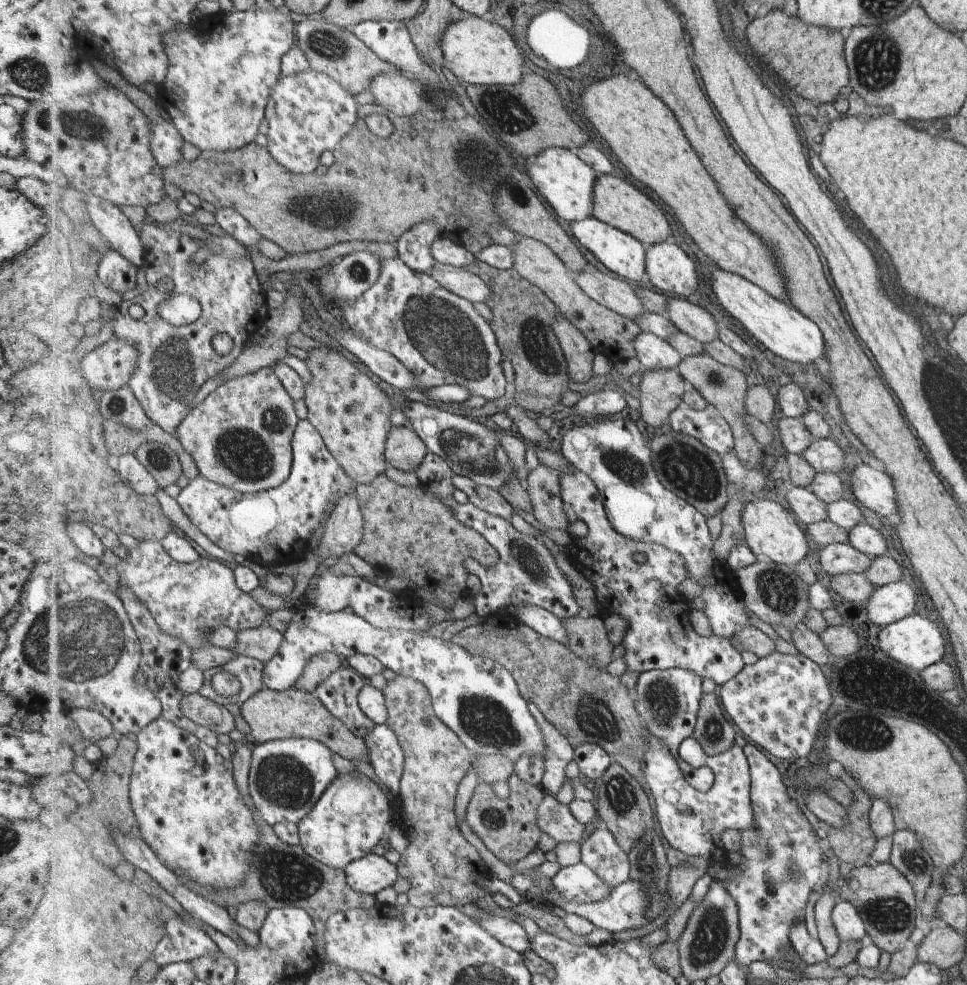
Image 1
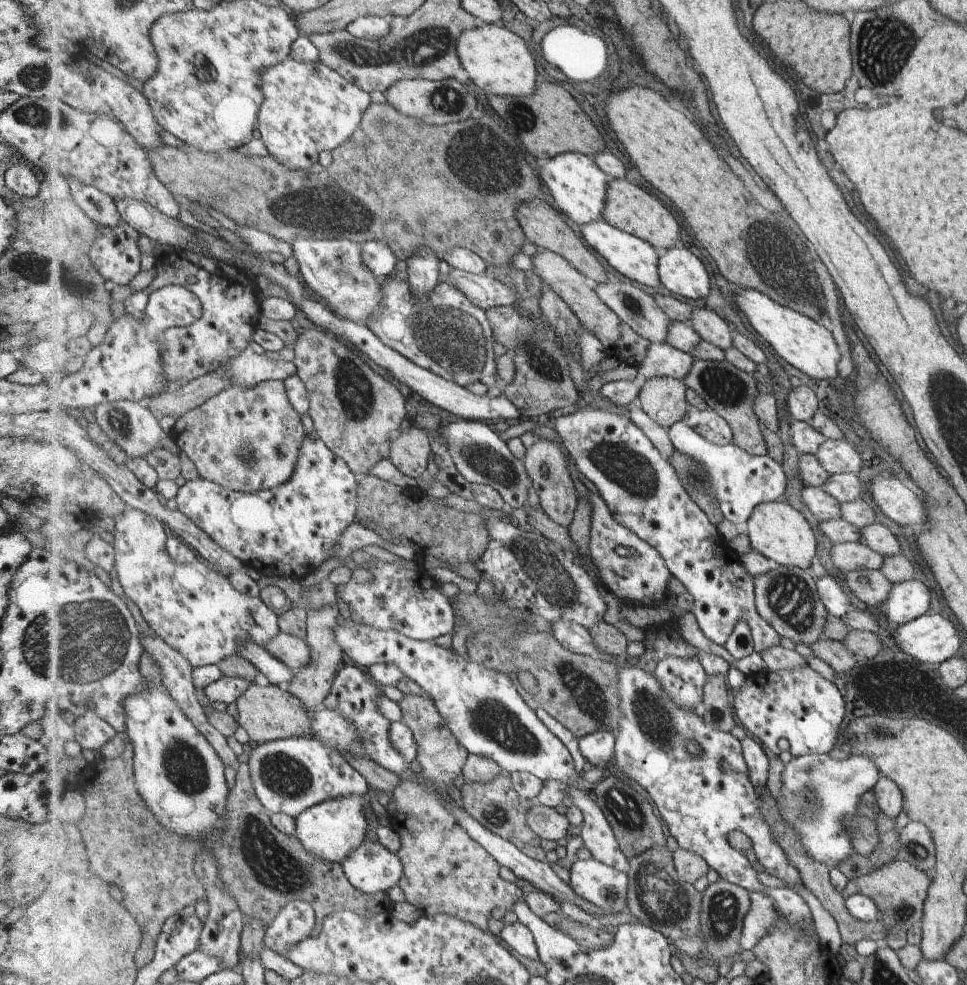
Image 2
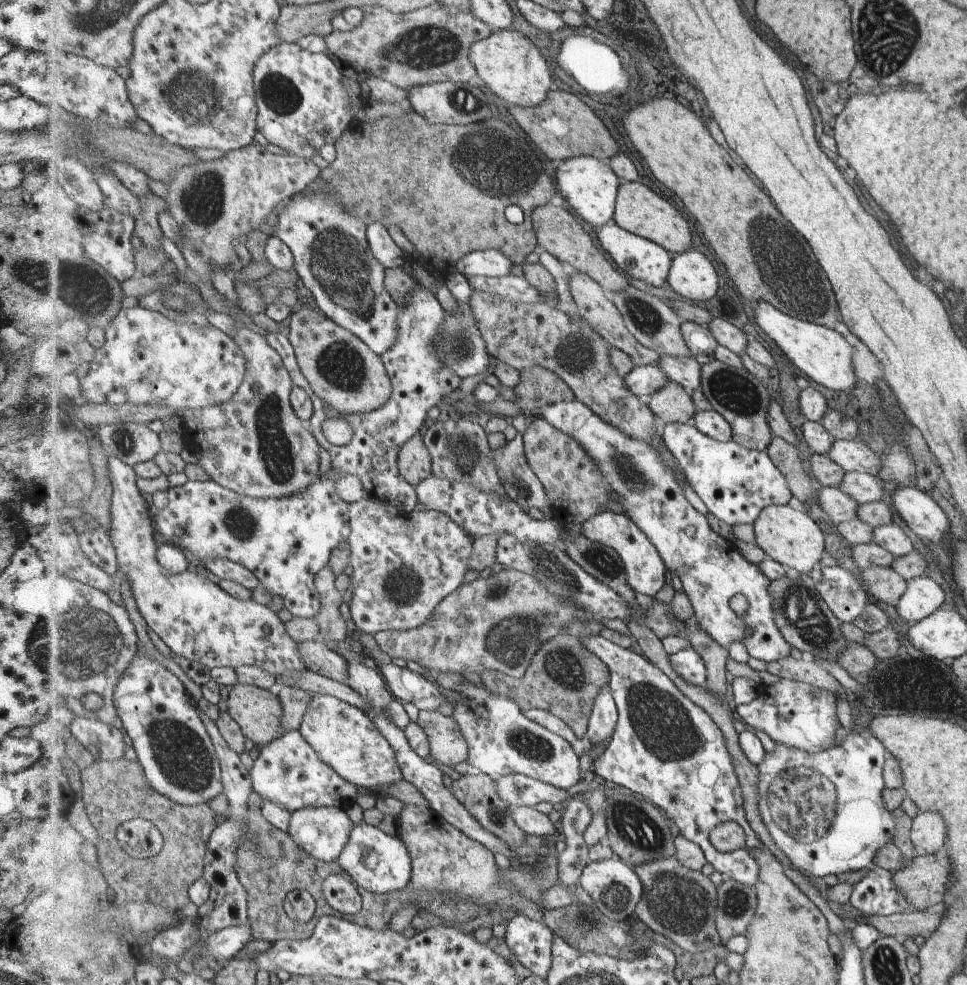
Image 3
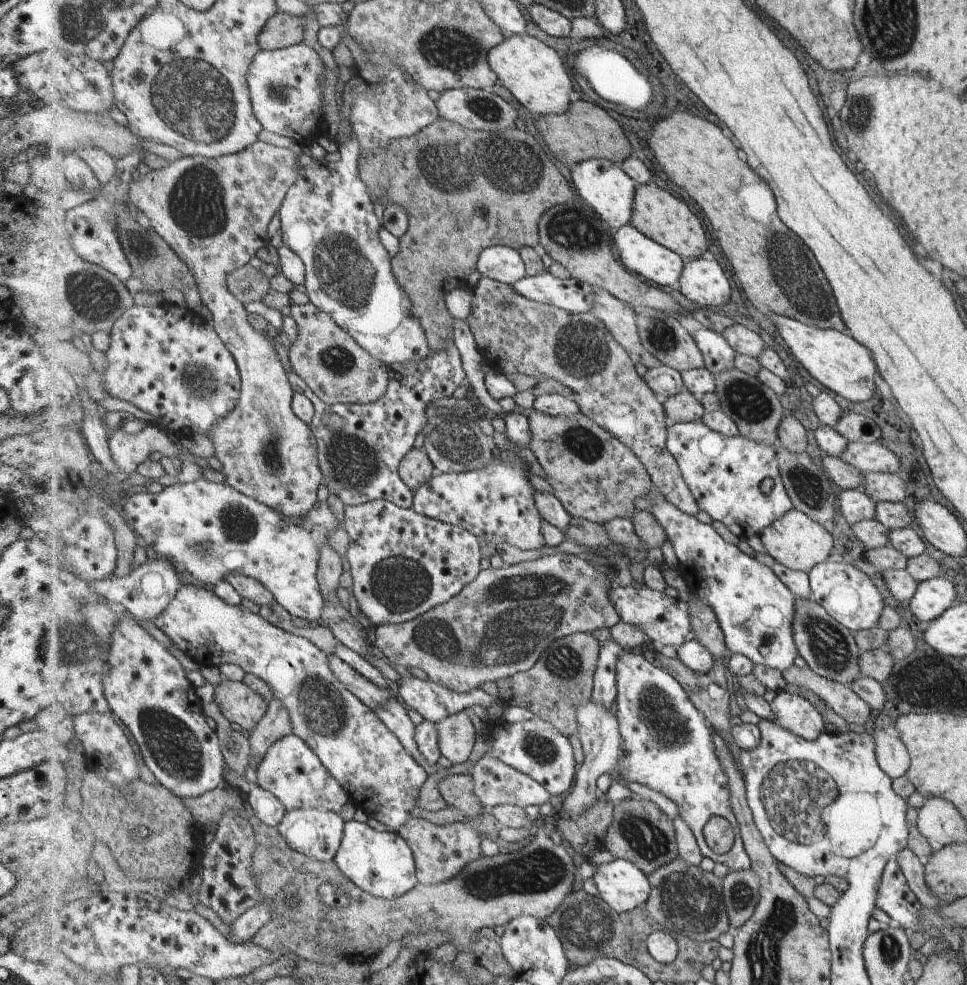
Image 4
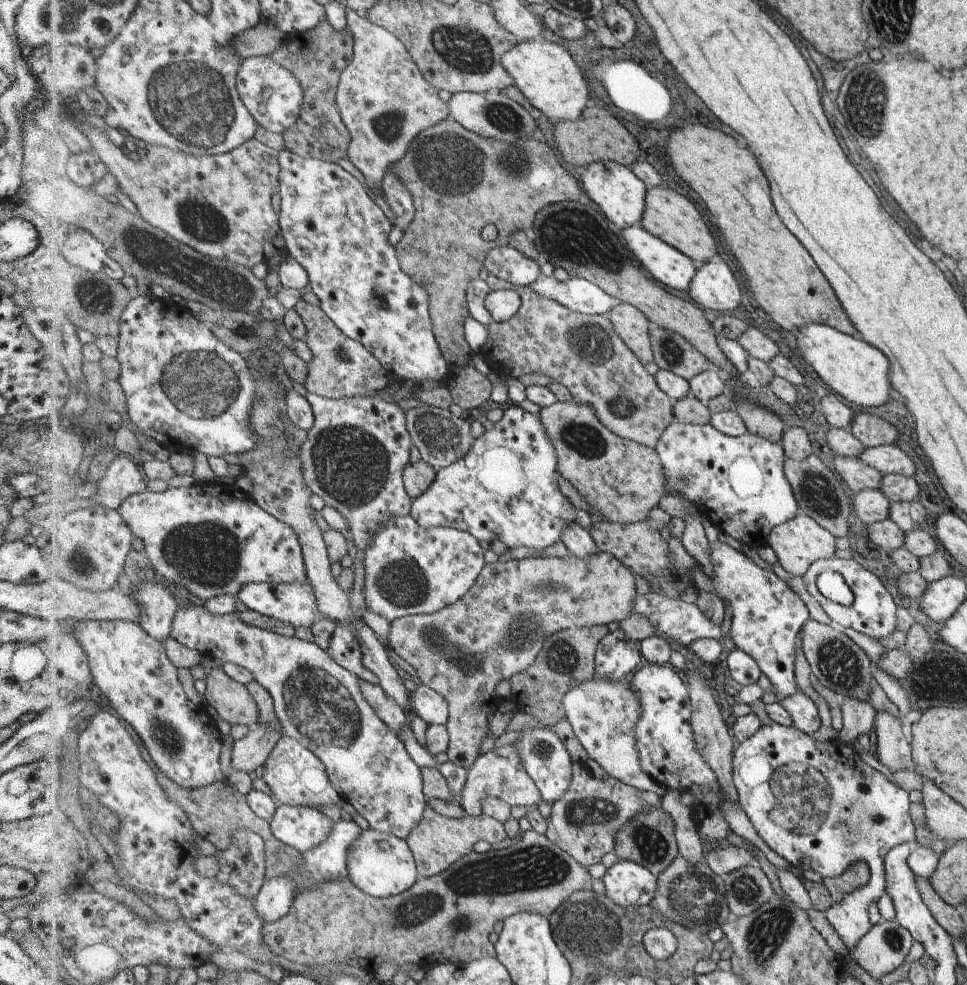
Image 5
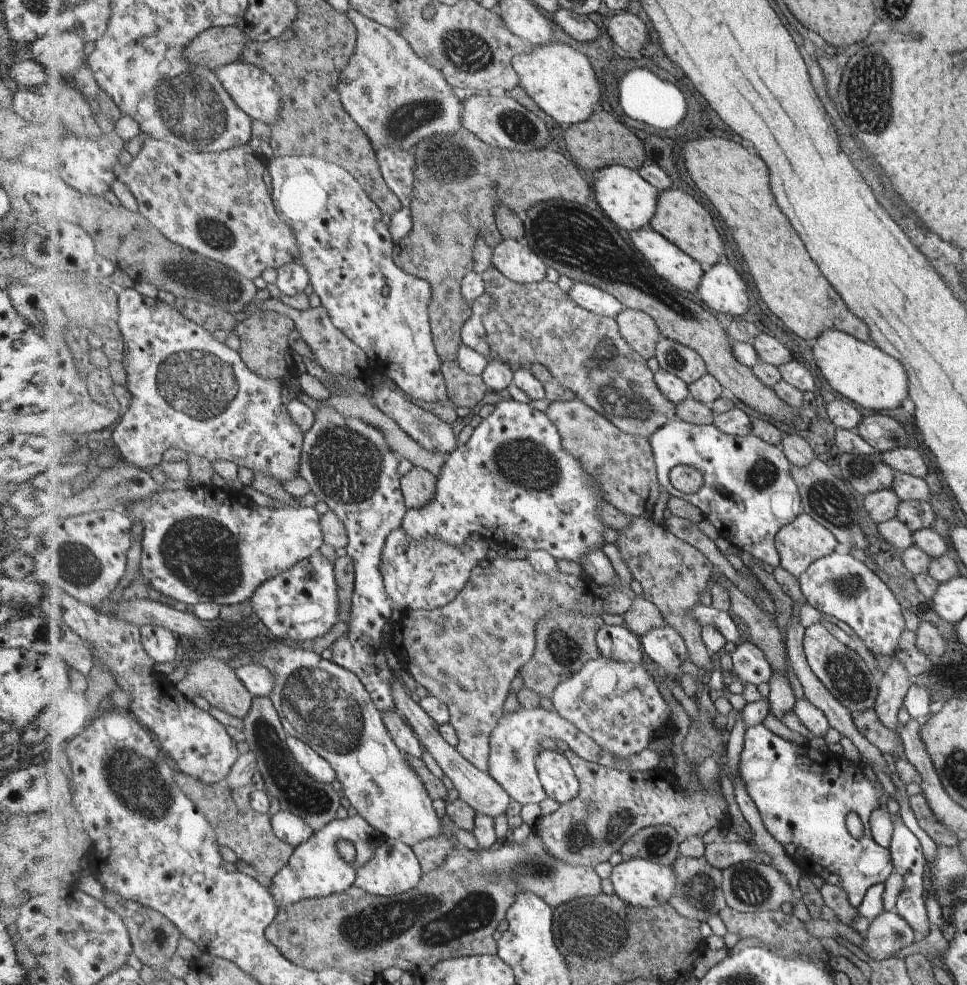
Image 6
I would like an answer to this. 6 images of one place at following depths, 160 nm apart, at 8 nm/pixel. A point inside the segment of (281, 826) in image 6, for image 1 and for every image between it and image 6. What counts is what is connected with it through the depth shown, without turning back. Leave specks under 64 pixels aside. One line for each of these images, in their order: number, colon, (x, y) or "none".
1: (353, 816)
2: (333, 830)
3: (324, 832)
4: (318, 833)
5: (304, 828)

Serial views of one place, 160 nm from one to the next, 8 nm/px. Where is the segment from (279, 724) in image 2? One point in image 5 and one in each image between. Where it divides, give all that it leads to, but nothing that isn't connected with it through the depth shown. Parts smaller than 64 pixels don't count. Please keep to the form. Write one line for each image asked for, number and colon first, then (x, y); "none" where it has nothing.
3: (259, 712)
4: (246, 707)
5: (233, 702)

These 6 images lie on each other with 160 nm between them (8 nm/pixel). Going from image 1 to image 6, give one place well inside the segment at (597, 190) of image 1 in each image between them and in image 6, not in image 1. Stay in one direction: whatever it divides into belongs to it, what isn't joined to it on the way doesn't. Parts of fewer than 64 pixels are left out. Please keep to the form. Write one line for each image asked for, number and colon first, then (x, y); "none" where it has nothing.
2: (629, 208)
3: (639, 210)
4: (663, 217)
5: (670, 216)
6: (679, 217)

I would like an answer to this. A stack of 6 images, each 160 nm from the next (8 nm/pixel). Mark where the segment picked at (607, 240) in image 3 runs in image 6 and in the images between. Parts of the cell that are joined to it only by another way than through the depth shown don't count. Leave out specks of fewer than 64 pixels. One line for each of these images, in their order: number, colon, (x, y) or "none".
4: (643, 255)
5: (677, 270)
6: (683, 271)

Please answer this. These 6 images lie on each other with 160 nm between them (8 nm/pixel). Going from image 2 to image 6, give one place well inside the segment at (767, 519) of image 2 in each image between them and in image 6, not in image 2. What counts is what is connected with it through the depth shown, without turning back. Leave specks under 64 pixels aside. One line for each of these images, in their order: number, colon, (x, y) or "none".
3: (787, 533)
4: (796, 540)
5: (799, 543)
6: (800, 544)

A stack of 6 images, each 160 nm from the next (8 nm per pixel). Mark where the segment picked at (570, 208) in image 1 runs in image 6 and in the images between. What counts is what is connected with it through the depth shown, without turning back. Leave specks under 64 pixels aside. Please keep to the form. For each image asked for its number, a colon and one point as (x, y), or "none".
2: (579, 187)
3: (589, 184)
4: (604, 185)
5: (621, 196)
6: (624, 195)

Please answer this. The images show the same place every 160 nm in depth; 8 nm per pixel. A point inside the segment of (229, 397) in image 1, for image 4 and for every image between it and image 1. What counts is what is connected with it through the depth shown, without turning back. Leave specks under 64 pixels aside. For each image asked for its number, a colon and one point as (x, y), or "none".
2: (248, 439)
3: (255, 443)
4: (214, 213)

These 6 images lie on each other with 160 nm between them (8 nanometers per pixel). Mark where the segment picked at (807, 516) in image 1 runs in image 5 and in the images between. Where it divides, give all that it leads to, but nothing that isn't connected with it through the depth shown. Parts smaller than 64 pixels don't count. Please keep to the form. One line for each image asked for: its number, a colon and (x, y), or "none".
2: (823, 507)
3: (840, 508)
4: (855, 505)
5: (870, 505)

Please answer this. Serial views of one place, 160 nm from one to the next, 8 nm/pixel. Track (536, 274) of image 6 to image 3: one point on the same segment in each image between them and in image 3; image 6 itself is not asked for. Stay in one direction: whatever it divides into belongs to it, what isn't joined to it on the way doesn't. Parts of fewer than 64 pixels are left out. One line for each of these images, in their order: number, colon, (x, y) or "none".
3: (489, 263)
4: (501, 263)
5: (506, 262)

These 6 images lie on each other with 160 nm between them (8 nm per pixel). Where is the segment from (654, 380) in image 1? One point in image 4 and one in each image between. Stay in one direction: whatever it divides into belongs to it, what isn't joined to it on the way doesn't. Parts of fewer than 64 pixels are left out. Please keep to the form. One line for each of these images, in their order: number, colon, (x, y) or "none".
2: (664, 399)
3: (672, 404)
4: (685, 407)

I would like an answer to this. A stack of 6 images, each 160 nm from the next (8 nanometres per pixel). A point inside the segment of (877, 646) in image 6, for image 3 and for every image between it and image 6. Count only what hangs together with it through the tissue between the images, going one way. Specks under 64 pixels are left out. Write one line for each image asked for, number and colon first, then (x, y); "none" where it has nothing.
3: (846, 595)
4: (848, 594)
5: (872, 612)

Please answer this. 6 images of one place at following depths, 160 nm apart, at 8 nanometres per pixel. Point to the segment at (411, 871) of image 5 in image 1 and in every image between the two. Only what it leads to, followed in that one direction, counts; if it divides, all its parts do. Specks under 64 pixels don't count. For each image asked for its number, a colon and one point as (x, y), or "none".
1: (371, 874)
2: (372, 868)
3: (381, 864)
4: (382, 863)

